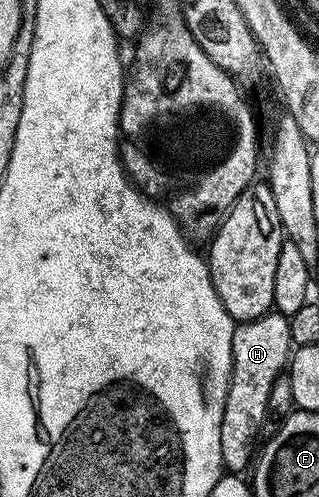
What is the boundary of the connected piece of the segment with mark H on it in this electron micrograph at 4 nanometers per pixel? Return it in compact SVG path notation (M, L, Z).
M278 311L265 313L256 321L236 324L231 344L231 382L221 419L221 459L224 470L239 475L247 464L247 468L252 464L256 452L255 436L263 420L269 417L269 391L273 391L273 383L288 368L292 349L289 320Z

